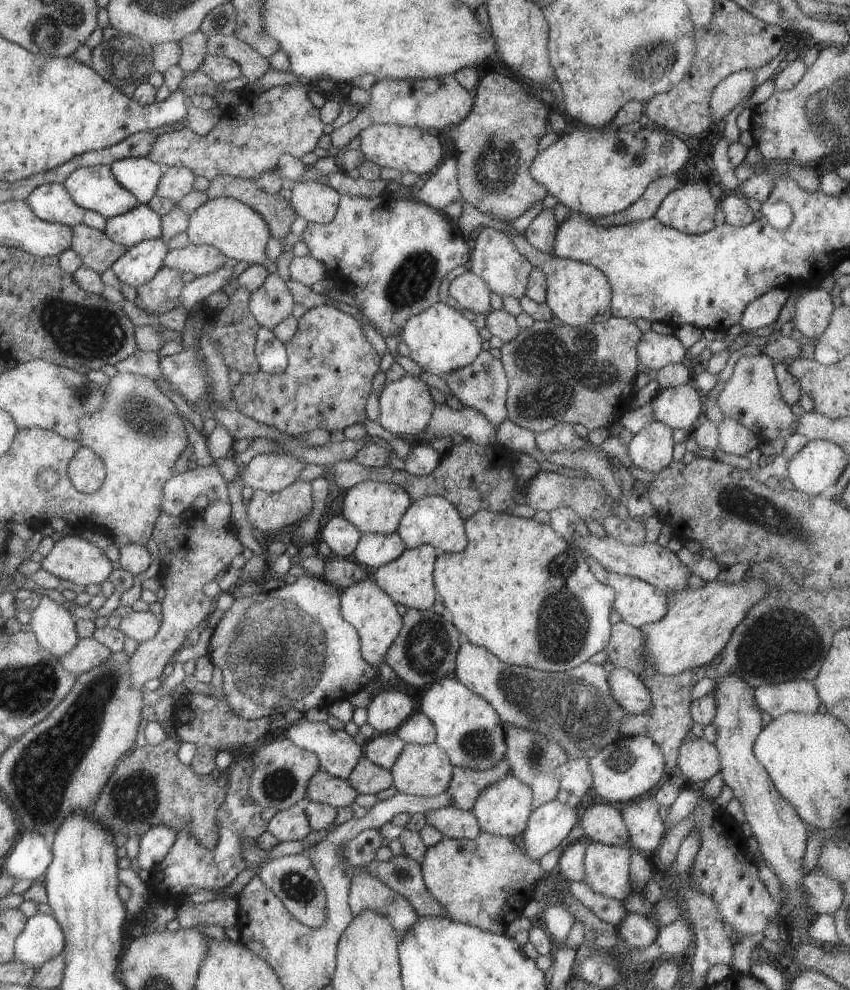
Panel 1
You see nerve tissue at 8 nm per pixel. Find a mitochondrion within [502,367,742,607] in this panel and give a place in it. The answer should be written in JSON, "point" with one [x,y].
{"point":[564,563]}

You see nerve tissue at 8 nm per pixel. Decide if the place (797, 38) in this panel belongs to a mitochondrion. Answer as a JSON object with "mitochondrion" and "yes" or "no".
{"mitochondrion":"no"}

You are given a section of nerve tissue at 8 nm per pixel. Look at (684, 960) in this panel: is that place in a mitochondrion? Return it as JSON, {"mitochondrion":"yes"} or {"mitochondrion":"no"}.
{"mitochondrion":"no"}

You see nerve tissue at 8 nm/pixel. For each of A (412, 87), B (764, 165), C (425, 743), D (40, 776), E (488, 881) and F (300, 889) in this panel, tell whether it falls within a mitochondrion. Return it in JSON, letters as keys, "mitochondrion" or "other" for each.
{"A":"other","B":"other","C":"other","D":"mitochondrion","E":"mitochondrion","F":"mitochondrion"}

